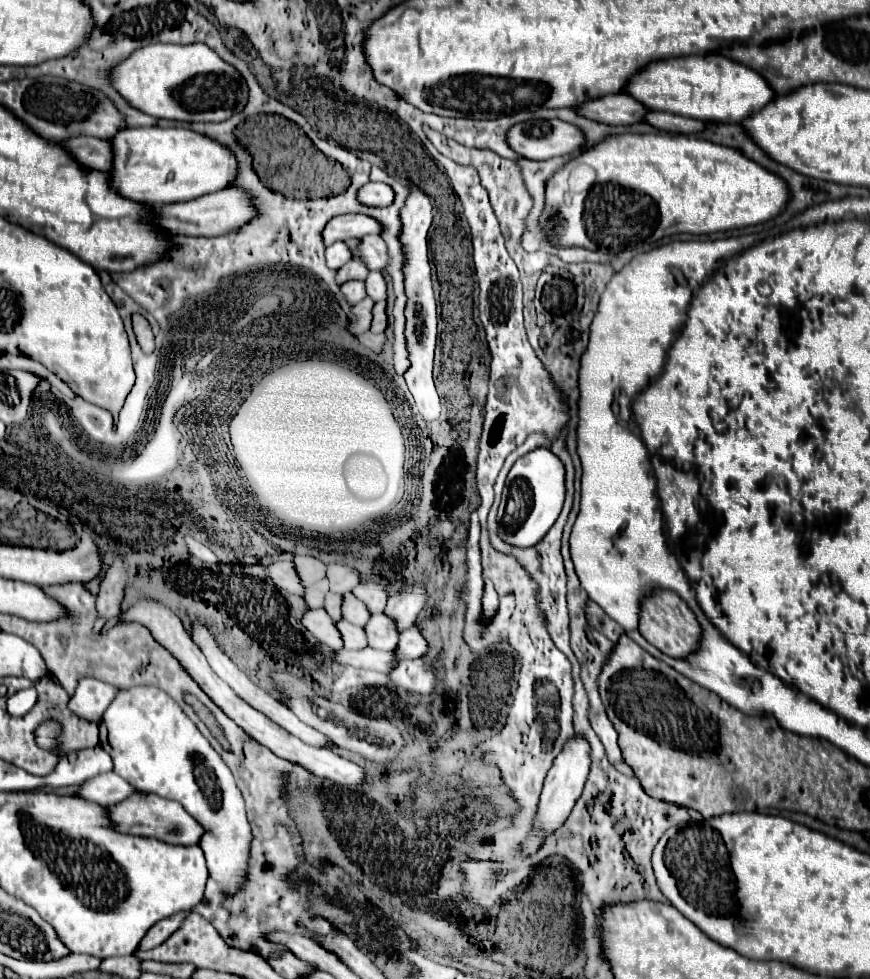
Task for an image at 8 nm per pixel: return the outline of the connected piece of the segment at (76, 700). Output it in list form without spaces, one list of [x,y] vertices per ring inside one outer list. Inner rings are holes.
[[[85,678],[75,688],[75,694],[69,700],[69,708],[79,718],[99,722],[105,708],[115,698],[115,694],[117,694],[117,688],[109,684],[101,684],[99,680],[93,680],[93,678]]]

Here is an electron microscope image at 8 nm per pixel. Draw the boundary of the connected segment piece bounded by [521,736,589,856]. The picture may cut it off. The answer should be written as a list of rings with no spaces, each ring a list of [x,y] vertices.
[[[573,736],[567,742],[565,752],[561,752],[557,756],[553,768],[549,770],[549,774],[545,778],[545,786],[543,786],[543,792],[539,796],[537,814],[535,814],[535,820],[533,820],[533,830],[529,832],[525,842],[521,844],[521,854],[523,856],[535,854],[541,848],[543,840],[547,836],[551,836],[557,828],[561,828],[561,824],[565,824],[569,812],[573,810],[573,804],[579,800],[579,796],[583,792],[583,784],[587,780],[587,774],[589,774],[589,744],[585,740]]]

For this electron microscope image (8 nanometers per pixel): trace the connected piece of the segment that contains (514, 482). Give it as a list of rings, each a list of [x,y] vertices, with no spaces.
[[[537,448],[513,464],[505,482],[507,494],[503,494],[497,510],[497,522],[501,526],[499,538],[503,542],[515,548],[531,548],[533,544],[539,544],[543,540],[543,536],[555,524],[563,506],[563,476],[565,468],[561,460],[547,448]]]

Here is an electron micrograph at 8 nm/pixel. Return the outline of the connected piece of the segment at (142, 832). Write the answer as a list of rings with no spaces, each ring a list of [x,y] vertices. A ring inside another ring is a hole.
[[[135,792],[133,796],[129,796],[129,800],[121,802],[121,804],[113,804],[105,808],[109,812],[109,820],[113,820],[113,824],[117,824],[119,832],[125,834],[133,834],[133,836],[147,836],[147,838],[159,838],[165,840],[167,844],[199,844],[203,828],[199,826],[197,820],[193,820],[185,808],[175,802],[175,800],[165,800],[161,796],[155,794],[143,794],[143,792]]]

